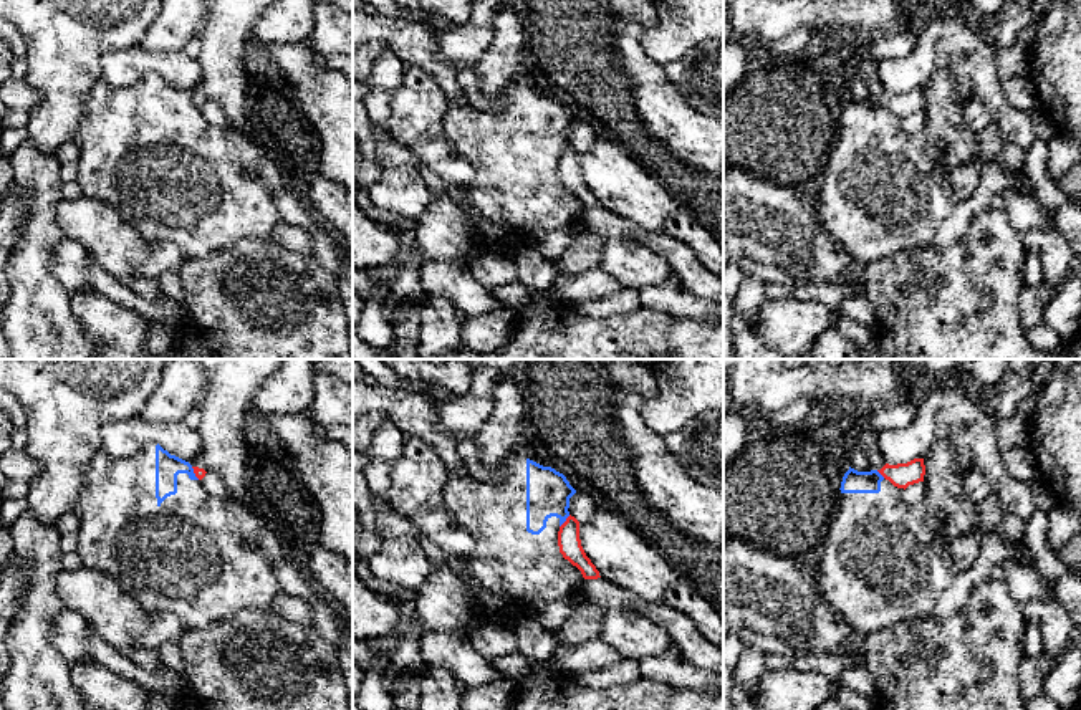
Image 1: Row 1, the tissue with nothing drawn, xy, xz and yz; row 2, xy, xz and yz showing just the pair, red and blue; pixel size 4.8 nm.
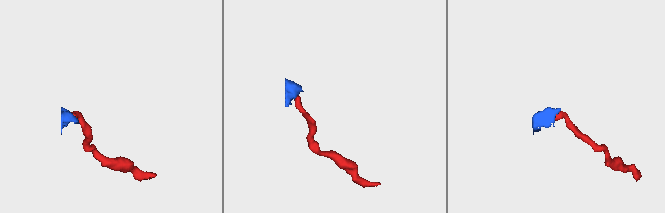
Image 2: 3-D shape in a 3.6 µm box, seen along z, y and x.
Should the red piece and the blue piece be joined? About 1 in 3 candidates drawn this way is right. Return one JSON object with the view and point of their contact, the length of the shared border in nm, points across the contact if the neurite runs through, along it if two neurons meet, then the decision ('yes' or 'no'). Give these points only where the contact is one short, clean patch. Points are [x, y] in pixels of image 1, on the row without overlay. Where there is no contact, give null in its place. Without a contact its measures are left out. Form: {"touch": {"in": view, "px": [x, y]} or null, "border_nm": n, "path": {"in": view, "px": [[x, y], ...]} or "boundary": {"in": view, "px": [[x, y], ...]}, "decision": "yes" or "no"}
{"touch": {"in": "xz", "px": [565, 151]}, "border_nm": 80, "boundary": {"in": "xz", "px": [[570, 144], [560, 156]]}, "decision": "no"}

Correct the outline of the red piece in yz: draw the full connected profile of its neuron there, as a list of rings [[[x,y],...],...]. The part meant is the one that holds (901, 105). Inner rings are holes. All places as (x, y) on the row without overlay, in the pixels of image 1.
[[[914,88],[907,93],[897,93],[897,94],[886,93],[877,101],[894,116],[906,119],[909,114],[924,111],[925,94],[924,88]]]

